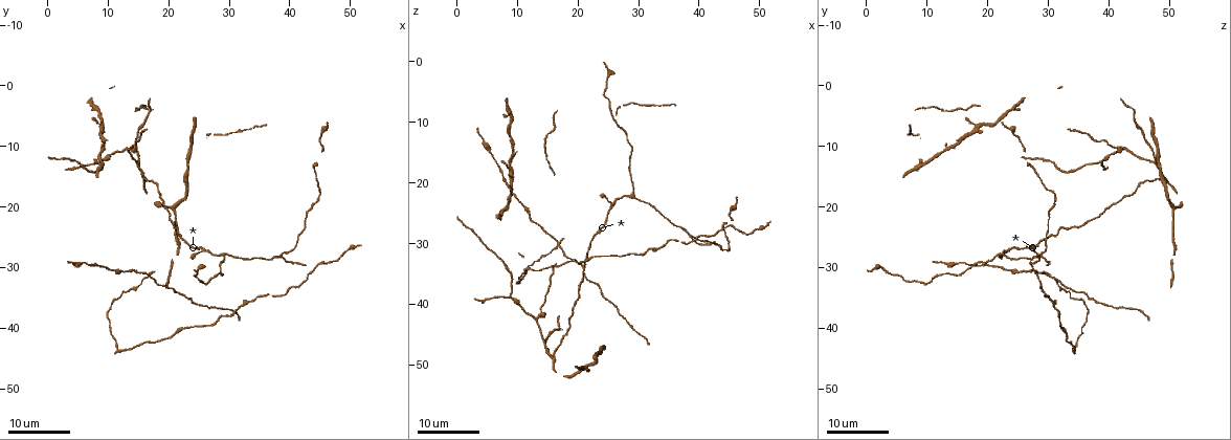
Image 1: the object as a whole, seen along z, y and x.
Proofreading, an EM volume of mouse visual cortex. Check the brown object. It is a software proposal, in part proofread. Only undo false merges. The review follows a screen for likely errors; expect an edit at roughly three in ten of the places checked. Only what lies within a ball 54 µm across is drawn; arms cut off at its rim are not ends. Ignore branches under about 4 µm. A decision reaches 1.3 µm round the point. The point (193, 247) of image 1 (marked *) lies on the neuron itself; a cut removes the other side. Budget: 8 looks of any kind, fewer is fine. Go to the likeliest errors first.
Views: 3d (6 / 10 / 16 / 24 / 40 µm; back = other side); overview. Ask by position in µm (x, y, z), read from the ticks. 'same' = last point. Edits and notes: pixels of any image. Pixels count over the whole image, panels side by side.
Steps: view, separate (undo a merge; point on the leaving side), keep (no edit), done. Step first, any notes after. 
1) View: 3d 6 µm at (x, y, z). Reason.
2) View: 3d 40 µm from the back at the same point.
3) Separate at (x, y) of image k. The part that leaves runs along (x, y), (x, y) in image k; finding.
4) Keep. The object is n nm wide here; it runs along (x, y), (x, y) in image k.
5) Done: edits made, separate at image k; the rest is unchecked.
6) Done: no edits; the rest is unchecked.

View: 3d 24 µm at (17.0, 31.0, 30.0). Looks like a crossing.

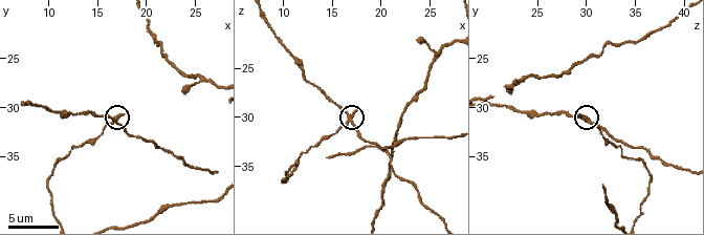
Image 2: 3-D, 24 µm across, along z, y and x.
View: 3d 10 µm at (17.0, 31.2, 30.0).

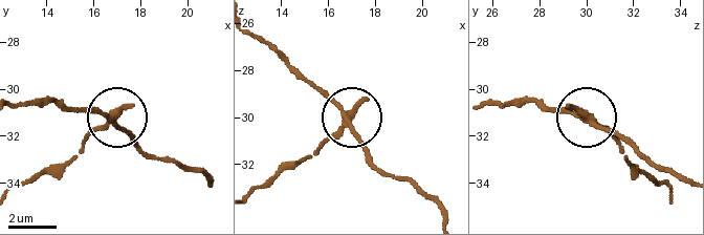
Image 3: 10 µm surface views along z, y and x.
Keep. The side arm is 25 µm long; 4 arms meet here; continuous, no second neuron.

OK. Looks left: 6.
View: 3d 16 µm at (8.5, 12.5, 38.5). A fork.

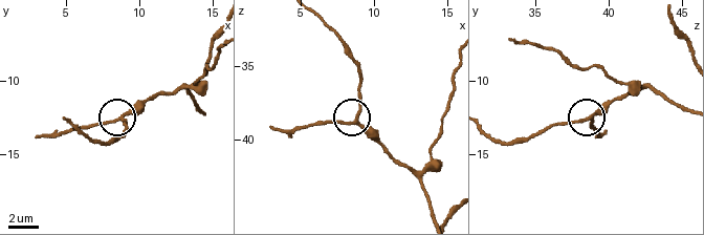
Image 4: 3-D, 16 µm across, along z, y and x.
View: 3d 6 µm at (8.6, 12.6, 38.6).

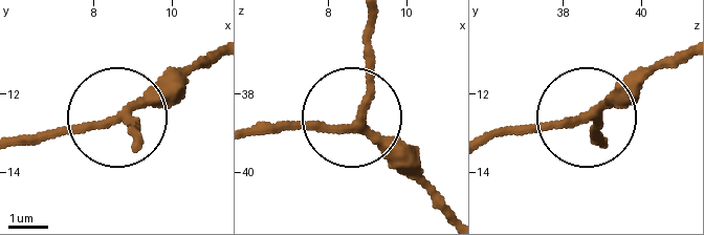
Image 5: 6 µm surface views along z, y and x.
View: 3d 6 µm from the back at (8.75, 12.60, 38.80). Other side.

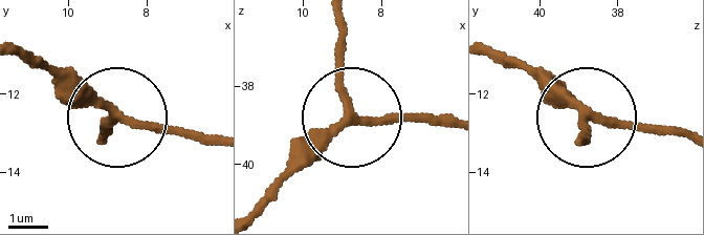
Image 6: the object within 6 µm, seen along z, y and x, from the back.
Keep. 3 arms meet here; continuous, no second neuron.

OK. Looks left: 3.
View: 3d 24 µm at (39.0, 28.0, 28.5). Thin arm on a thick one.

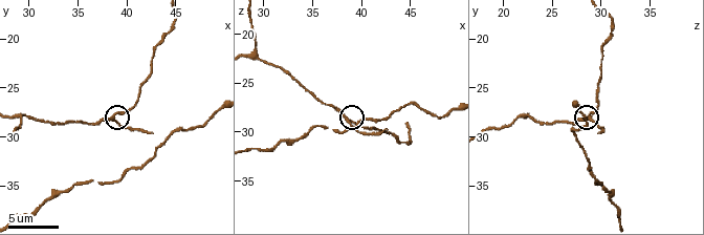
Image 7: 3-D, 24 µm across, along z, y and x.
View: 3d 10 µm at (38.6, 28.2, 28.6).

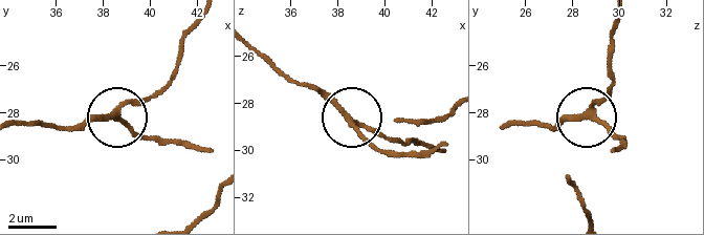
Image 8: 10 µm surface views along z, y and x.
Keep. It runs along (22, 125), (112, 119), (170, 79) in image 8; continuous, no second neuron.

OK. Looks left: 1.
View: 3d 10 µm at (28.8, 28.0, 22.0). Three-way junction.

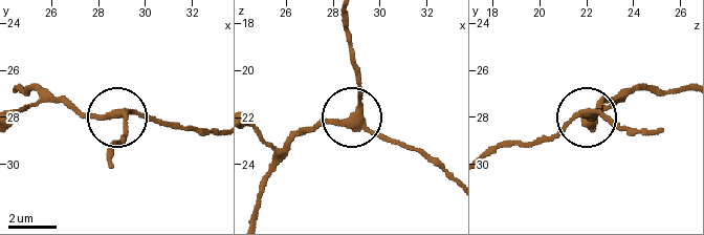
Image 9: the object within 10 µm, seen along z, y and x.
Keep. The side arm is 28 µm long; it runs along (683, 88), (622, 89), (541, 140) in image 9; continuous, no second neuron.

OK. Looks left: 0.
Done: no edits; the rest is unchecked.

